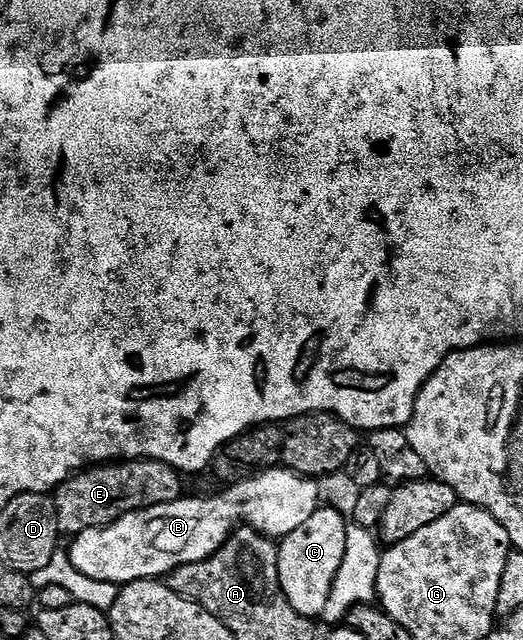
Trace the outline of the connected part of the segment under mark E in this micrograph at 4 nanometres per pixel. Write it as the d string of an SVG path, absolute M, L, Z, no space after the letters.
M149 459L121 460L117 463L98 463L74 474L53 490L52 500L58 516L59 534L77 535L101 525L111 525L116 519L137 509L172 503L183 496L183 478L168 463Z

